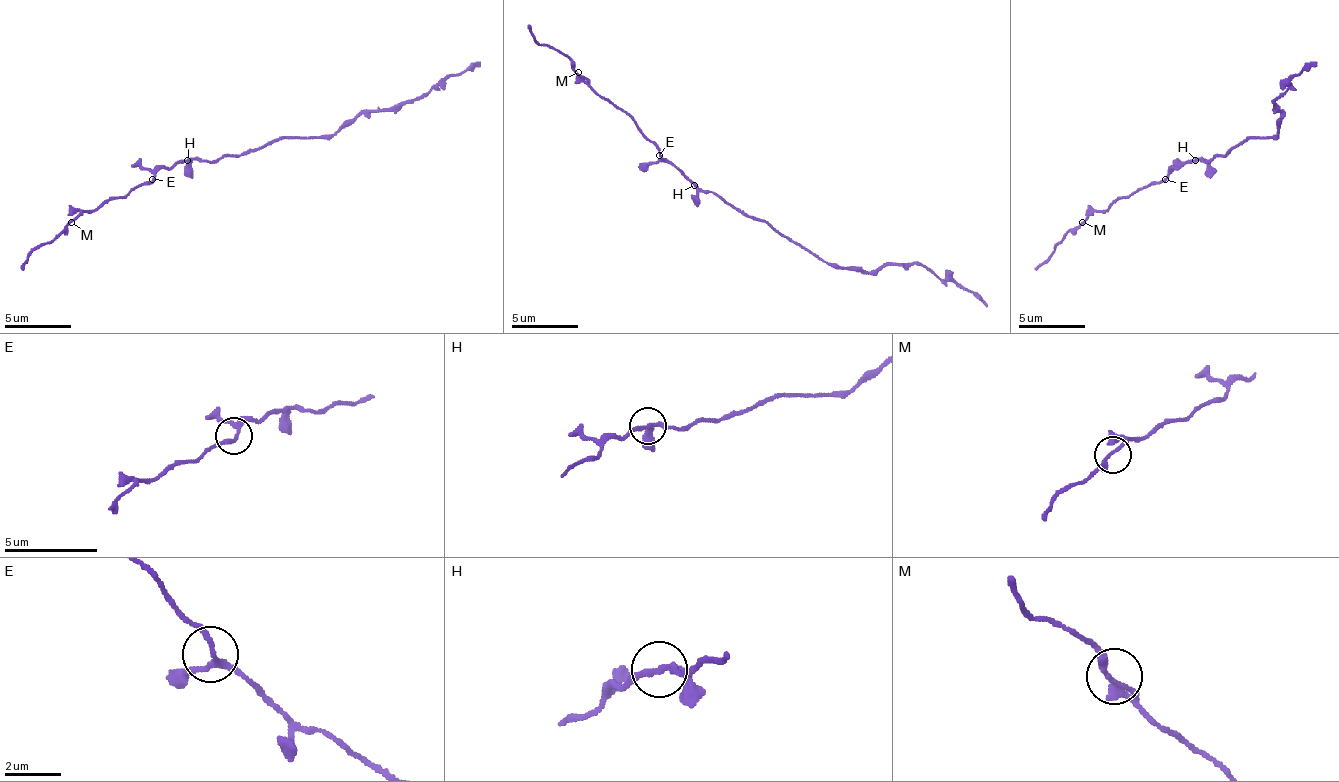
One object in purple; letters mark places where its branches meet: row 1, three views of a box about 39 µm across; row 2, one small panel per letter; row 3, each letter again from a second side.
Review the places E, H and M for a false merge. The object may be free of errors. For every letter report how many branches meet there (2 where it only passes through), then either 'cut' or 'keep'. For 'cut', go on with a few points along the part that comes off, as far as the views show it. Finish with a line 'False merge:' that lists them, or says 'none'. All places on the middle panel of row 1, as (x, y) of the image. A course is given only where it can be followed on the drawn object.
E: 3 | keep
H: 3 | keep
M: 2 | keep
False merge: none

